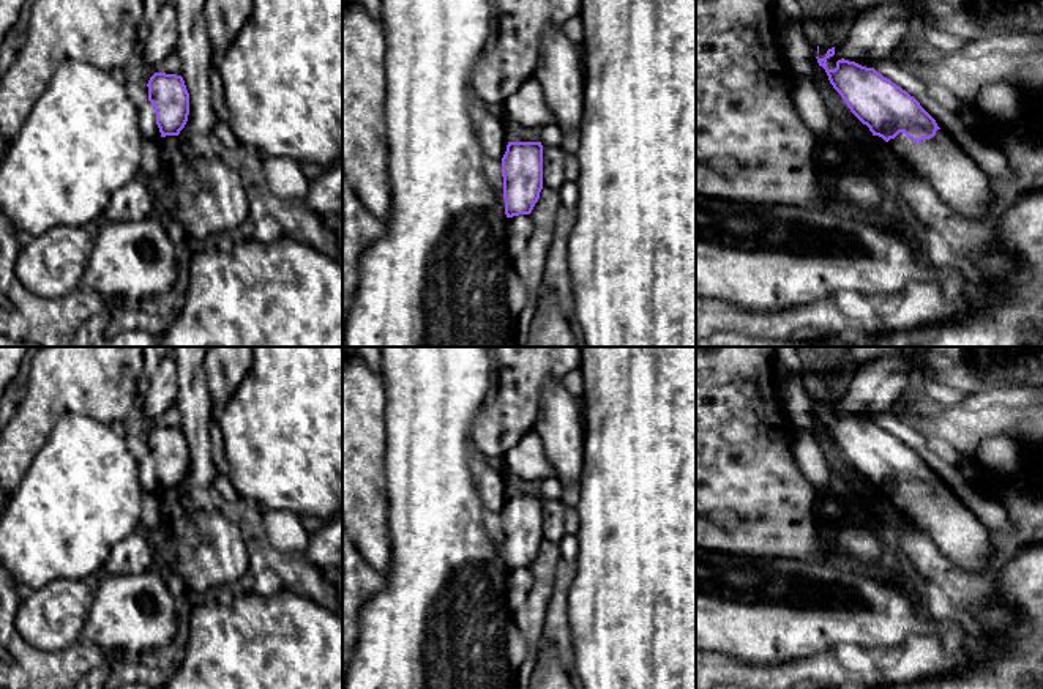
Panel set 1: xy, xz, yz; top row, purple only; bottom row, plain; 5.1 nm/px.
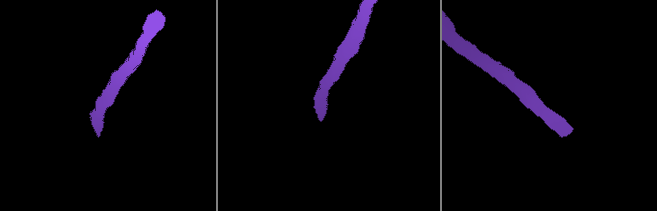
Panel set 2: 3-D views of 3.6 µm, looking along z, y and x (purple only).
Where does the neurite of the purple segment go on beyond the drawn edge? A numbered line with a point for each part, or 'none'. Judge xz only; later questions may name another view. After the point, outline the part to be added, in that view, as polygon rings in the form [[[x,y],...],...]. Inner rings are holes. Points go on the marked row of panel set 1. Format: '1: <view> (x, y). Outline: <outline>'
1: xz (499, 191). Outline: [[[503,177],[500,180],[500,183],[497,184],[495,188],[495,196],[497,196],[497,200],[499,200],[499,207],[502,208],[502,211],[505,213],[505,199],[503,199]]]

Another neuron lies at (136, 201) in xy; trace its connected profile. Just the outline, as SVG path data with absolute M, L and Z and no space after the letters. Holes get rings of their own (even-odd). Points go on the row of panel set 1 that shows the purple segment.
M139 177L112 194L103 221L140 221L158 211L155 186Z

